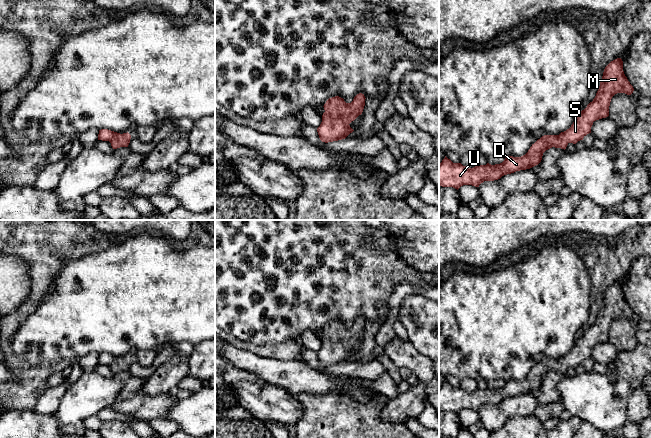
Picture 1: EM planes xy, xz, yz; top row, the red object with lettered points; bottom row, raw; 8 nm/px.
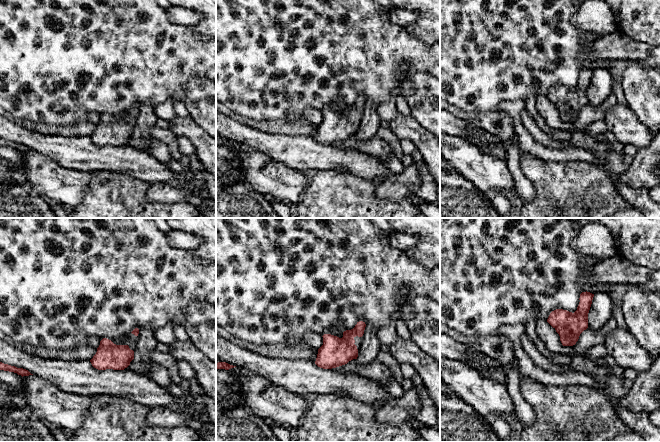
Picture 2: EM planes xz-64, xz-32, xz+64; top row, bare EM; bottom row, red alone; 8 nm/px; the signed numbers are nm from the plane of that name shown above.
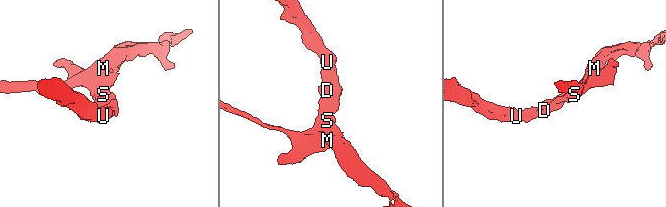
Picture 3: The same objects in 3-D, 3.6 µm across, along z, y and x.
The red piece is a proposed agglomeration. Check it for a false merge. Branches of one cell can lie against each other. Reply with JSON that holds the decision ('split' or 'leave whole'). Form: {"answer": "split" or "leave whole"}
{"answer": "leave whole"}

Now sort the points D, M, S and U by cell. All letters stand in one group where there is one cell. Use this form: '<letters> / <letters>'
D M S U

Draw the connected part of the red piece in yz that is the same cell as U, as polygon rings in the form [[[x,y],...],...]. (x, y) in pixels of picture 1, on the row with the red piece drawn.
[[[617,58],[604,69],[600,86],[595,98],[587,107],[576,115],[569,129],[559,135],[544,135],[538,139],[528,152],[521,157],[509,156],[500,164],[477,164],[473,168],[453,163],[446,156],[439,164],[439,186],[459,189],[463,185],[479,187],[484,181],[494,181],[502,176],[520,170],[530,169],[538,165],[543,153],[552,148],[566,149],[569,143],[578,141],[591,133],[593,122],[609,116],[609,106],[612,97],[617,93],[631,95],[633,86],[623,71],[623,61]]]

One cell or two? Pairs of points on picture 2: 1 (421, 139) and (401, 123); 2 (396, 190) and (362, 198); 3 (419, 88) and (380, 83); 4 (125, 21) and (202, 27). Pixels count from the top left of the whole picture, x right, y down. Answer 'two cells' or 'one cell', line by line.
1: one cell
2: two cells
3: two cells
4: two cells

